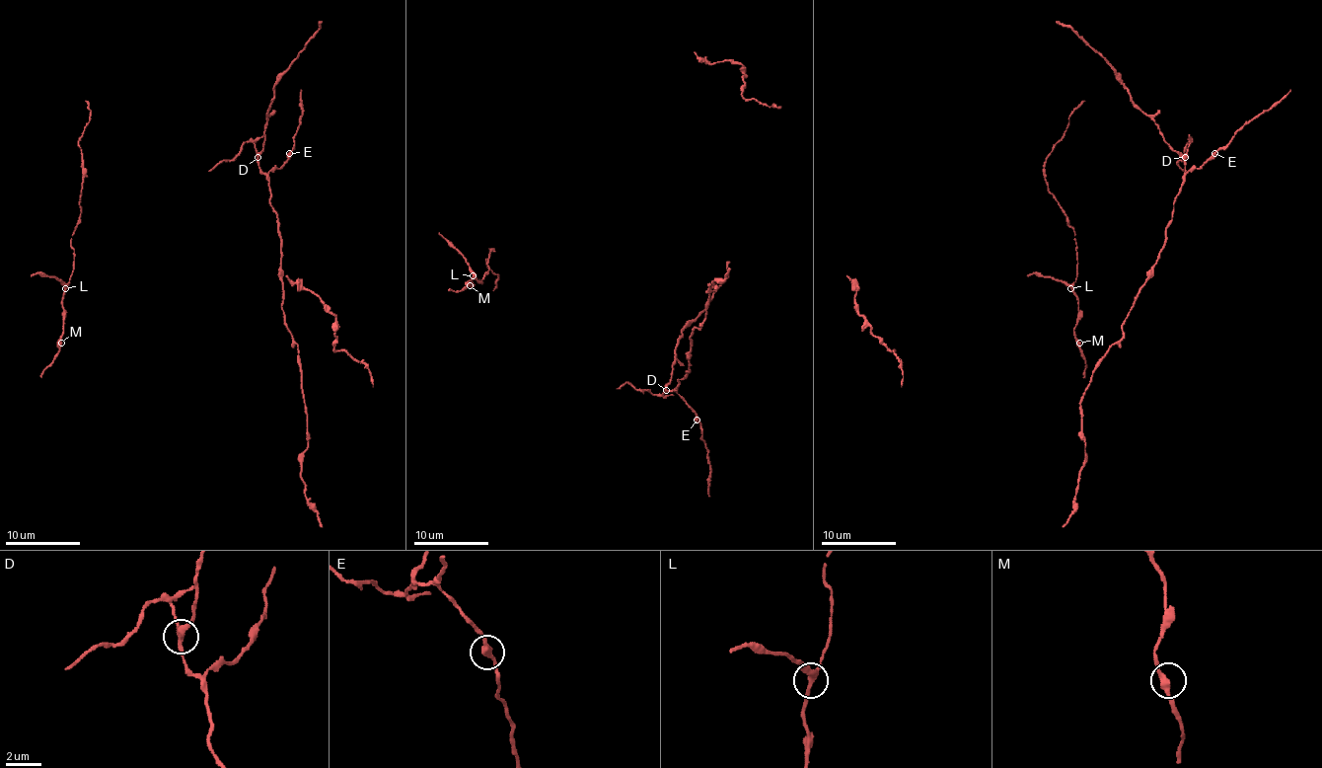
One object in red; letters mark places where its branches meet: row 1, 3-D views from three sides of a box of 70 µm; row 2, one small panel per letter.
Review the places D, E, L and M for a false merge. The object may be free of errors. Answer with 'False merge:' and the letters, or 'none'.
False merge: D

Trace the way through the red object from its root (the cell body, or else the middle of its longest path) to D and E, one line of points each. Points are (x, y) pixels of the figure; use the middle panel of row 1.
D: (679, 380), (677, 388), (665, 390)
E: (679, 380), (677, 394), (697, 420)

